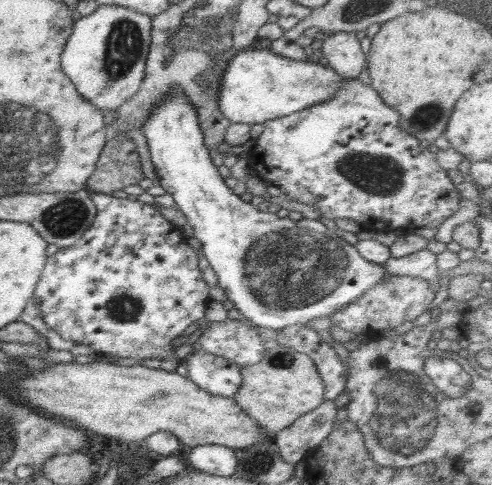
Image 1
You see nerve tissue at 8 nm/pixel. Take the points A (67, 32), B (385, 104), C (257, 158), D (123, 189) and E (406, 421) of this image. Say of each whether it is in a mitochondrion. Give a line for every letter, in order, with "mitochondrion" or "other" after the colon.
A: other
B: other
C: other
D: other
E: mitochondrion

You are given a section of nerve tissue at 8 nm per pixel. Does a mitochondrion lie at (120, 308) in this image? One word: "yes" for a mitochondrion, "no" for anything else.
yes

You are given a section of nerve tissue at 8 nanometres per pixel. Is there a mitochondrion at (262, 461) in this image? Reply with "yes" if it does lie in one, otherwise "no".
yes

